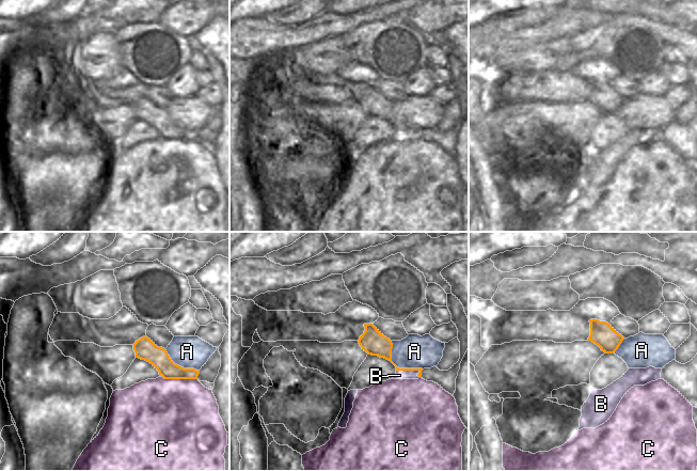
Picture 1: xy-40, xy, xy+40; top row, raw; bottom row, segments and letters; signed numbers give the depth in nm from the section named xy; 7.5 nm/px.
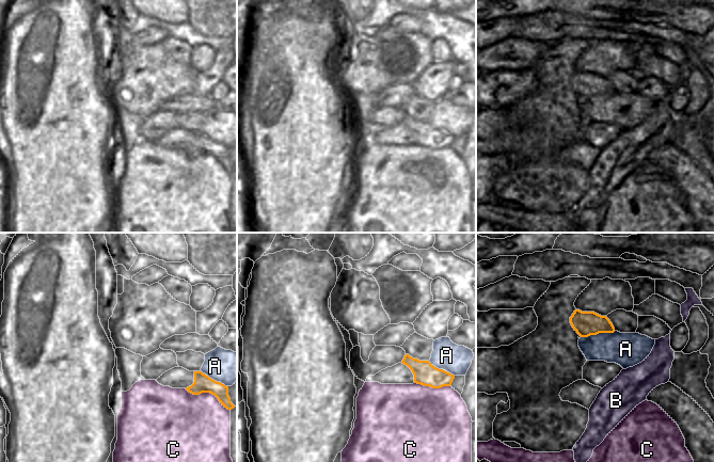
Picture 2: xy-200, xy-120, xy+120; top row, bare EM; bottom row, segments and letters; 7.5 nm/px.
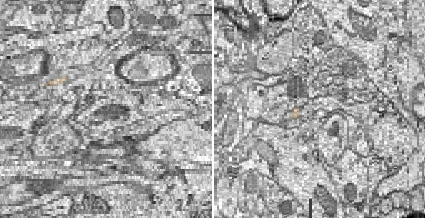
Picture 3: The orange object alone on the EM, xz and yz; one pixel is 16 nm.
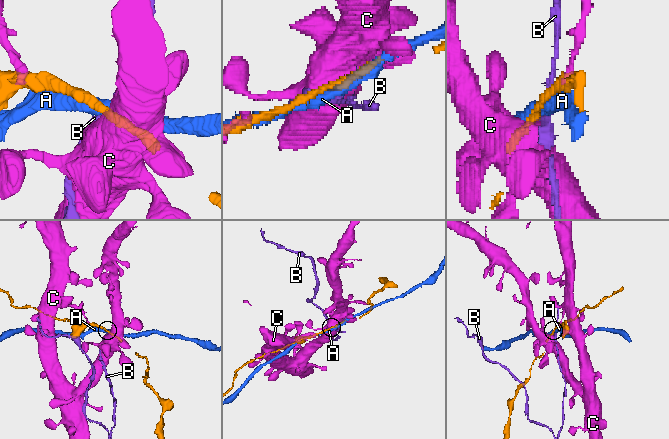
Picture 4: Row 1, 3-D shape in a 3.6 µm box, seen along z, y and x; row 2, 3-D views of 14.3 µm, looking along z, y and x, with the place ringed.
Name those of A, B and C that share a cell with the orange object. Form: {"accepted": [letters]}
{"accepted": []}

